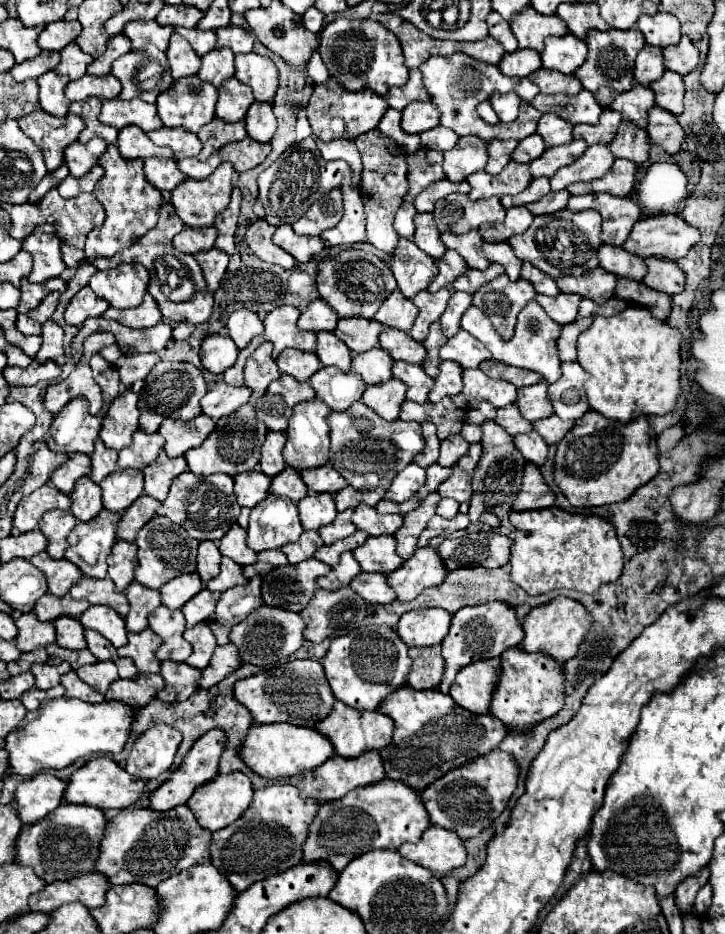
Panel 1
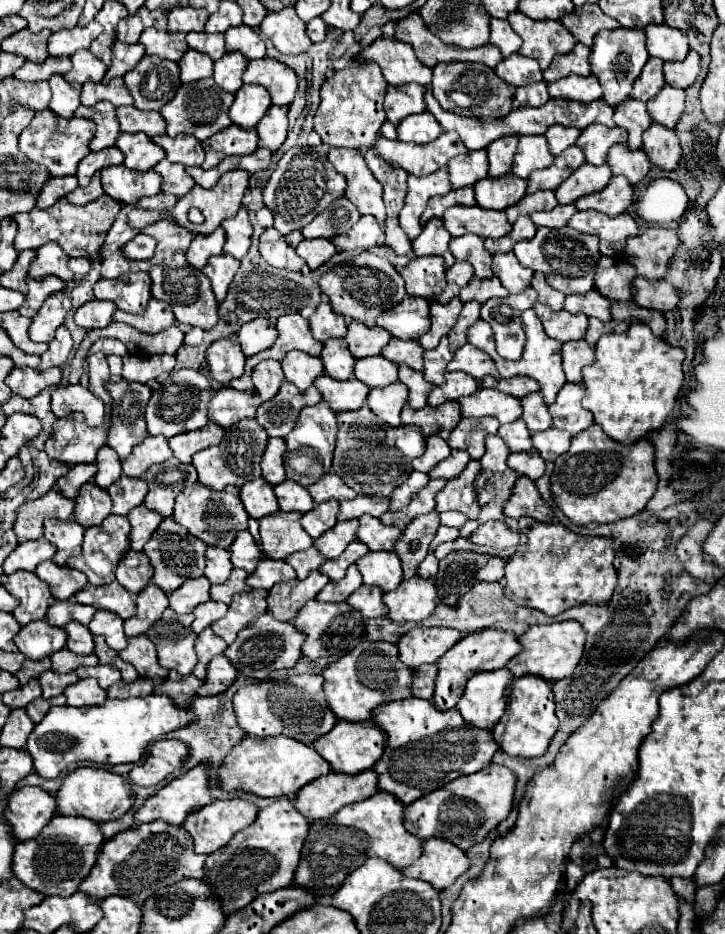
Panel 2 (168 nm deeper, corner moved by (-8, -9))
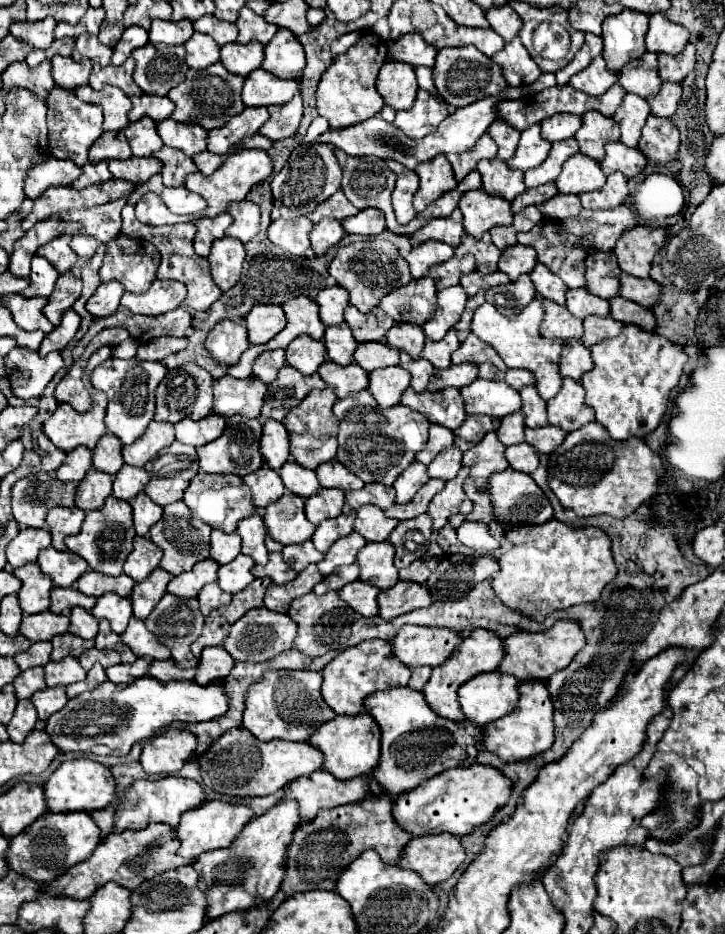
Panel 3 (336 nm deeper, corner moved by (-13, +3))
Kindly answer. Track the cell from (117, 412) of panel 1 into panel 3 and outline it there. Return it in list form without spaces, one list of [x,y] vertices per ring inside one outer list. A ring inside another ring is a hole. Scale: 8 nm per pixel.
[[[110,357],[106,363],[102,363],[98,369],[92,373],[92,385],[108,395],[108,409],[106,409],[106,427],[110,433],[114,433],[124,445],[134,443],[148,423],[154,419],[154,391],[158,383],[164,379],[166,367],[160,363],[150,363],[150,361],[136,361],[136,359],[116,359]]]

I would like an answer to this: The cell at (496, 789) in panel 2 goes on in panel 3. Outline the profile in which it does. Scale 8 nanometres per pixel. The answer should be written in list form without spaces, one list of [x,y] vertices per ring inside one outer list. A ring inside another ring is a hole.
[[[474,763],[468,767],[452,769],[450,773],[440,773],[430,781],[422,781],[414,793],[402,793],[394,799],[394,819],[412,835],[430,835],[430,833],[454,833],[464,837],[476,827],[488,823],[492,815],[502,809],[512,795],[514,781],[500,773],[492,765]]]

